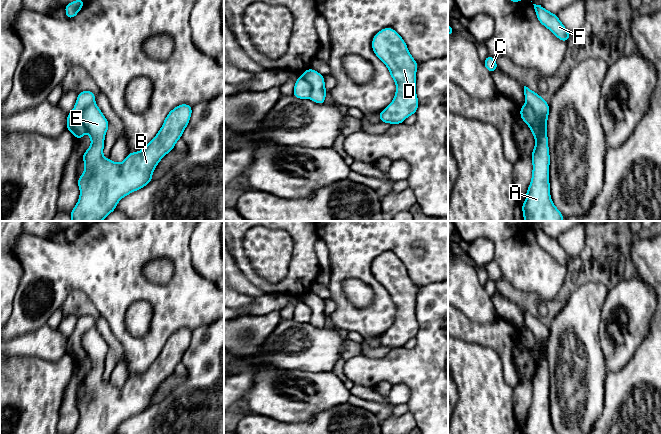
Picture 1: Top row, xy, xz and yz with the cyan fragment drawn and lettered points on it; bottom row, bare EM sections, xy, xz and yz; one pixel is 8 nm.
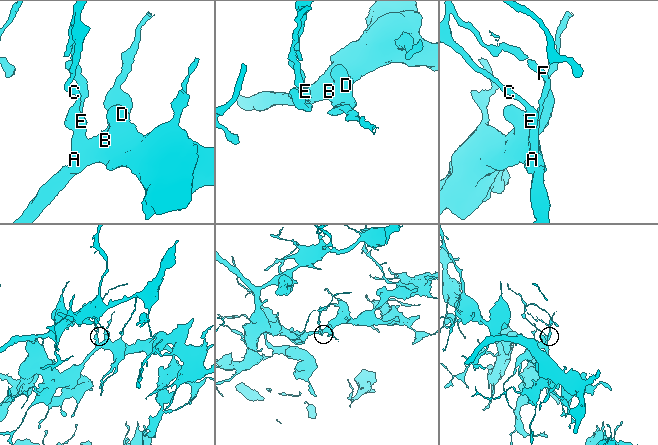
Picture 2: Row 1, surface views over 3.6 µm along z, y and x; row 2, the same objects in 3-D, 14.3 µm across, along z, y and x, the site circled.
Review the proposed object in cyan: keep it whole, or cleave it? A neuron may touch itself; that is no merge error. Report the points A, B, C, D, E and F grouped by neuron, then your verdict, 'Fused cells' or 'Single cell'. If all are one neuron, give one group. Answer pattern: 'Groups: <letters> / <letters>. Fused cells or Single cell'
Groups: A B D E F / C. Fused cells

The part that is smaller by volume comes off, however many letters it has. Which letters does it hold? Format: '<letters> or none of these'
C

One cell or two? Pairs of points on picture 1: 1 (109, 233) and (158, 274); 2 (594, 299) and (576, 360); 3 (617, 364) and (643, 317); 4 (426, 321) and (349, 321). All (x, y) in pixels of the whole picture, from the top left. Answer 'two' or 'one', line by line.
1: two
2: one
3: one
4: two

